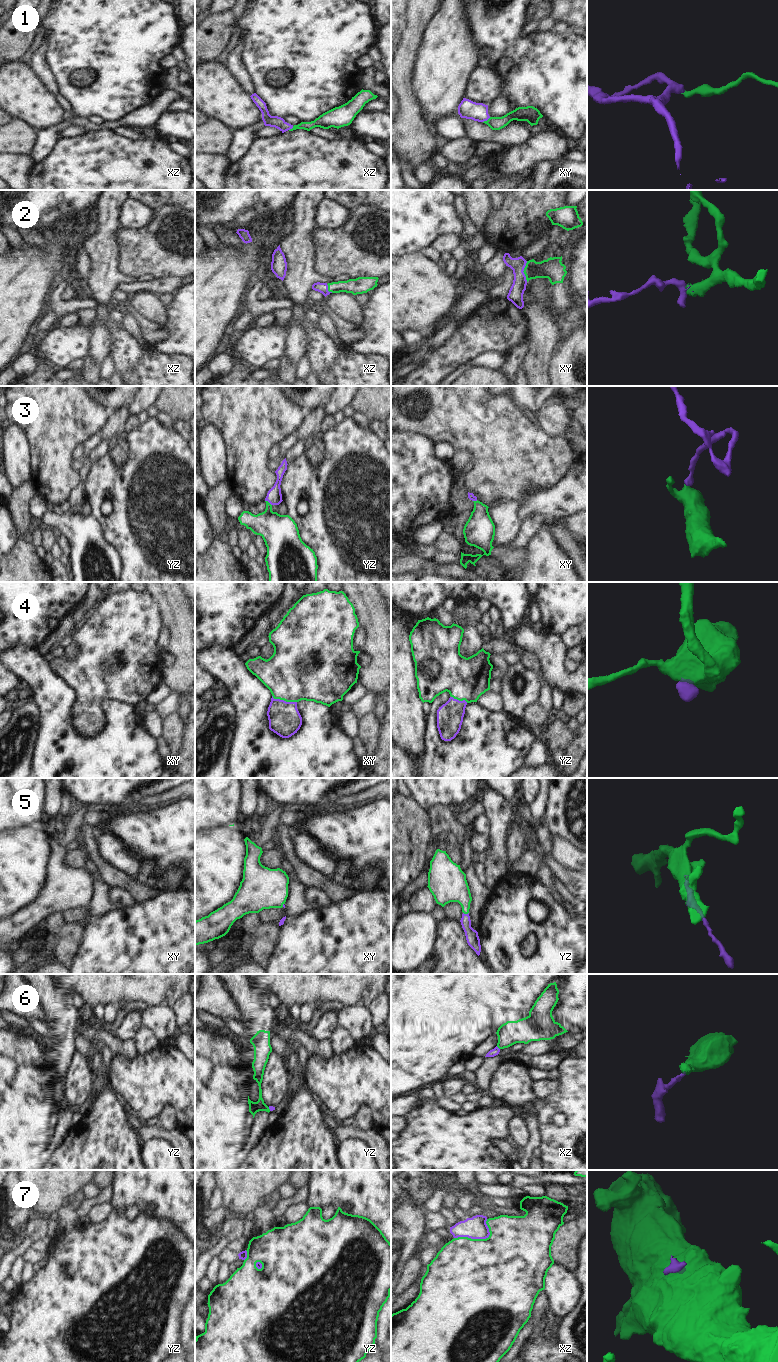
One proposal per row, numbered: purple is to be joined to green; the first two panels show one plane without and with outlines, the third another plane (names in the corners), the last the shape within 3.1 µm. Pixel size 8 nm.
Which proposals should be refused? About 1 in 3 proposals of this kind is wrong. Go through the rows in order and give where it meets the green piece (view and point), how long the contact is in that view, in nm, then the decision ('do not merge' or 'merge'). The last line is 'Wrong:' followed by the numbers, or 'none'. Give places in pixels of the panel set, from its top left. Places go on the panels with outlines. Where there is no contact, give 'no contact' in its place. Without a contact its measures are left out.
1: xy (487, 120) | 80 nm | merge
2: xy (523, 271) | 170 nm | merge
3: yz (268, 502) | 70 nm | merge
4: xy (284, 700) | 200 nm | merge
5: yz (466, 913) | 50 nm | merge
6: xz (498, 1047) | 40 nm | merge
7: xz (479, 1239) | 320 nm | do not merge
Wrong: 7

